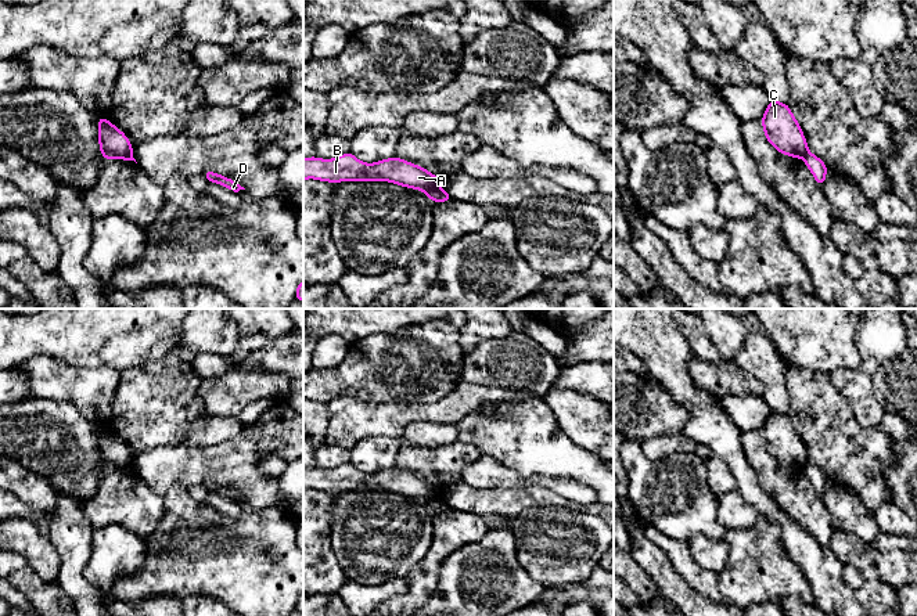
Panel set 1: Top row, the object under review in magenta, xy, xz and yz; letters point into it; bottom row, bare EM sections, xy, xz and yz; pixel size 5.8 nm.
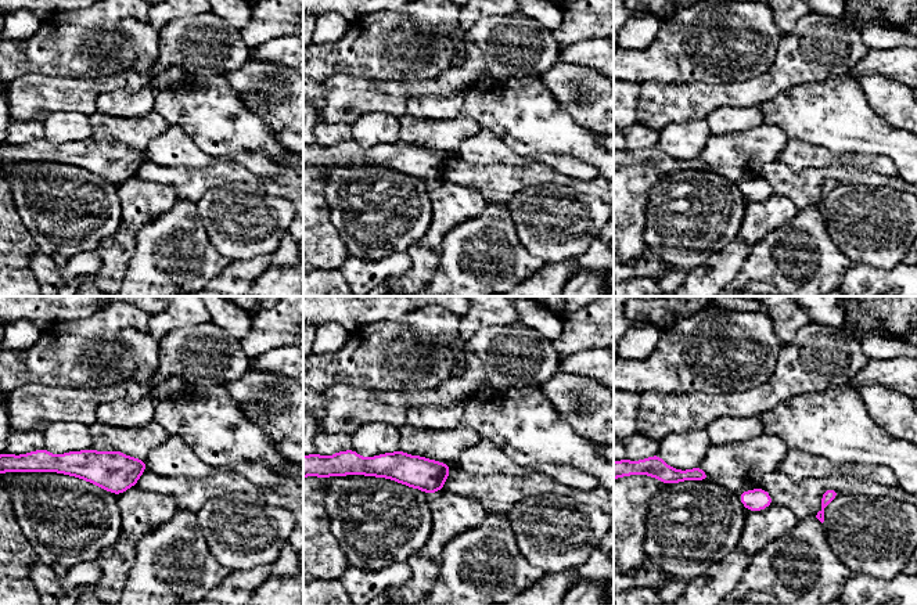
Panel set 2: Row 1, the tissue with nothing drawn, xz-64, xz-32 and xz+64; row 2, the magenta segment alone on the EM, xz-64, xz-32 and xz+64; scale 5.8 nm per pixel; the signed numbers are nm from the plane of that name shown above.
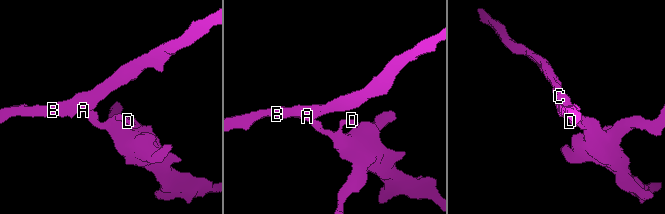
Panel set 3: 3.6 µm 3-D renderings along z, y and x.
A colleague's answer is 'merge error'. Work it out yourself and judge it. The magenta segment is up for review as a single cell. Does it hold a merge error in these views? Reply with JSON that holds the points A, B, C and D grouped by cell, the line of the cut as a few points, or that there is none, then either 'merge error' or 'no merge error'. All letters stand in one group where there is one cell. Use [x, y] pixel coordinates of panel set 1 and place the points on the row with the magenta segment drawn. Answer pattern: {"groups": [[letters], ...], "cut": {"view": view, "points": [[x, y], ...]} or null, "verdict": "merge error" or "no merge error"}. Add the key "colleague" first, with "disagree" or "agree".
{"colleague": "agree", "groups": [["A", "B", "C"], ["D"]], "cut": {"view": "xz", "points": [[439, 187], [425, 193]]}, "verdict": "merge error"}

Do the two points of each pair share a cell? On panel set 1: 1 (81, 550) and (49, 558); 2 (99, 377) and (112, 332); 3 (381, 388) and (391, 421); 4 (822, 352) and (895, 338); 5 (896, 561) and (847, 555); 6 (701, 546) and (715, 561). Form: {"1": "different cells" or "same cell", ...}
{"1": "different cells", "2": "different cells", "3": "different cells", "4": "different cells", "5": "same cell", "6": "same cell"}

